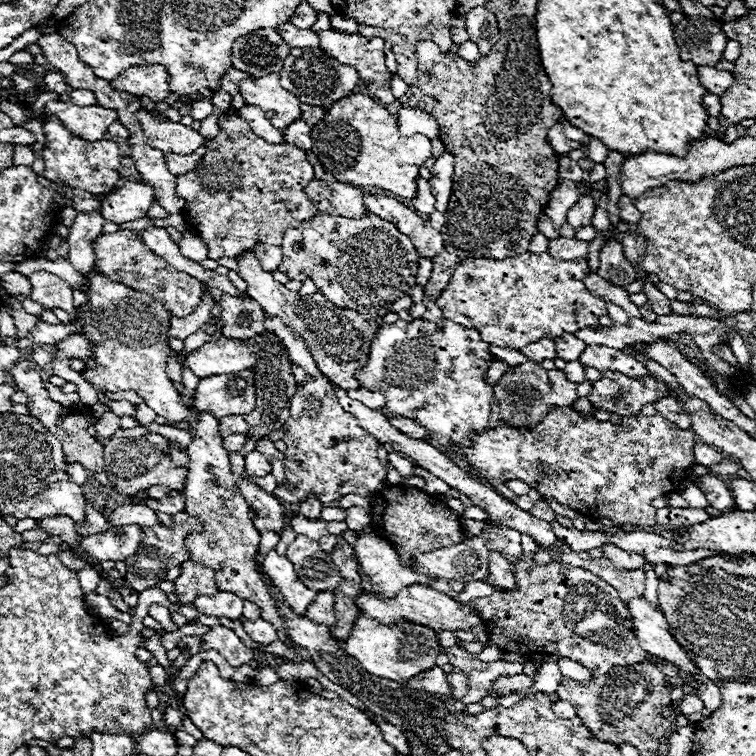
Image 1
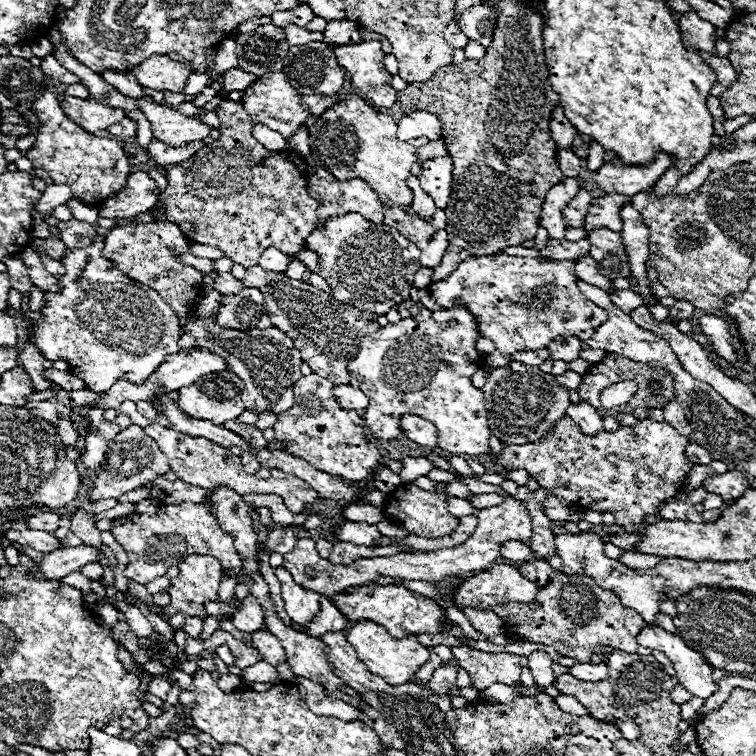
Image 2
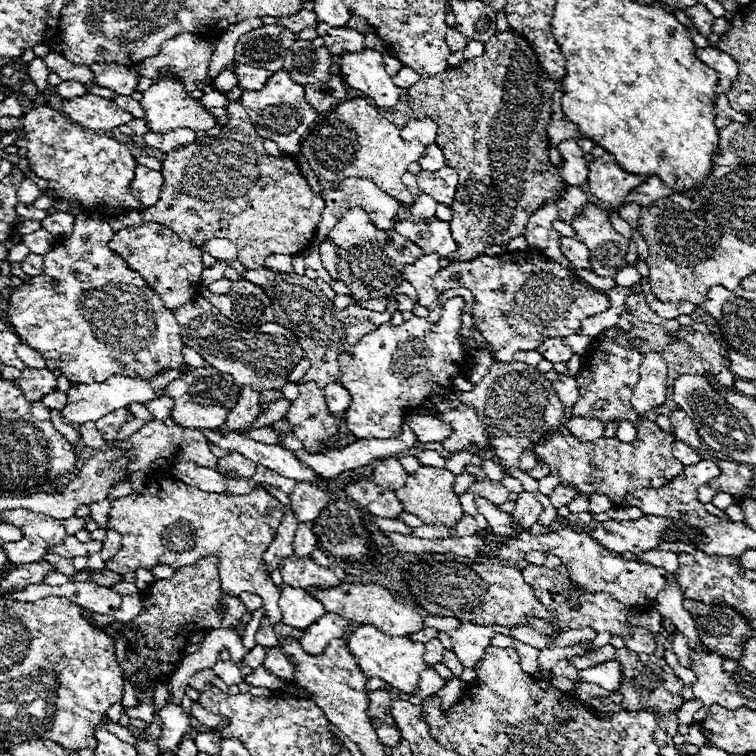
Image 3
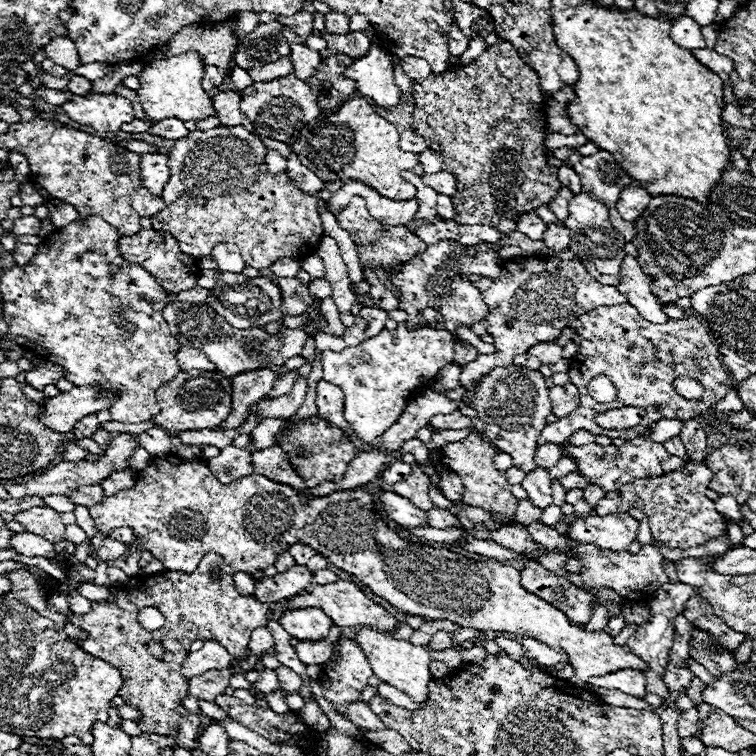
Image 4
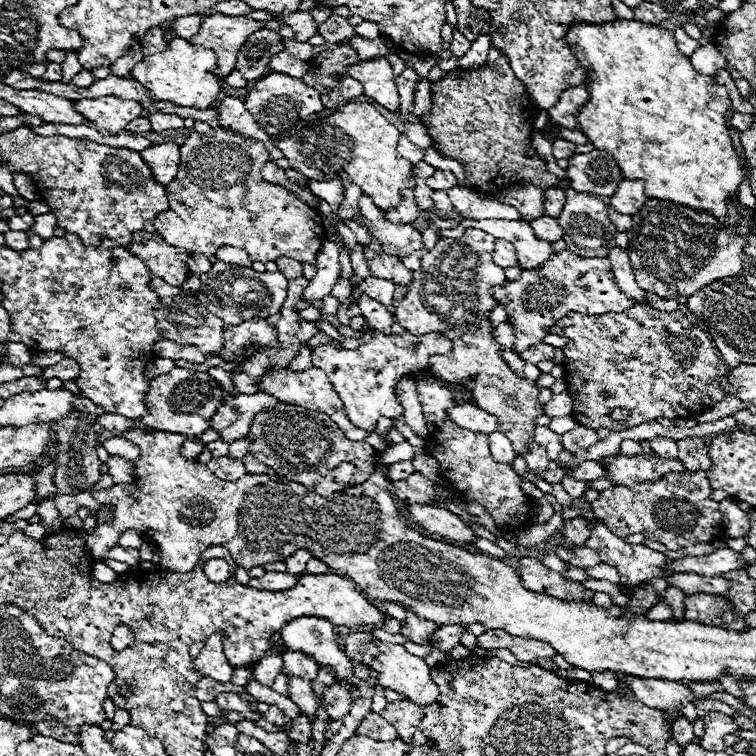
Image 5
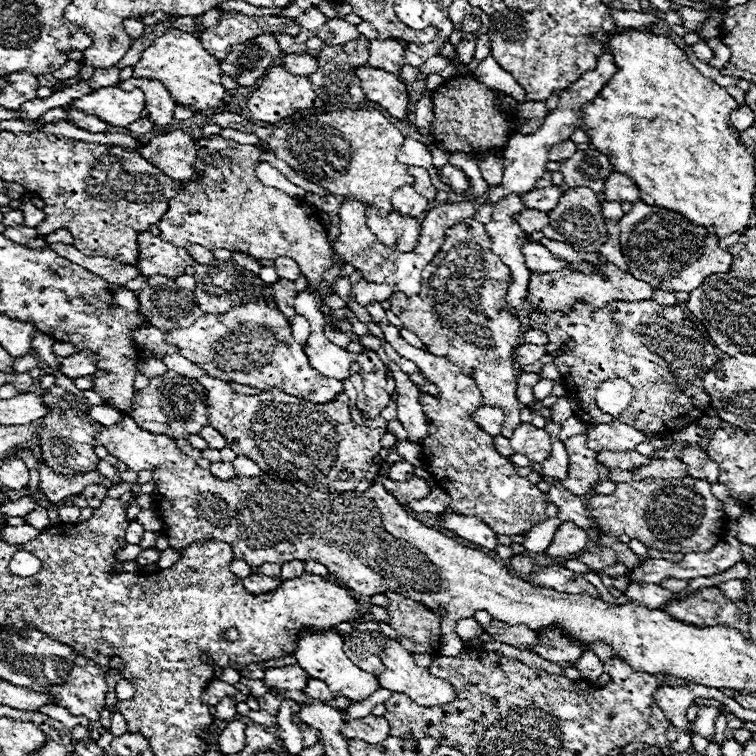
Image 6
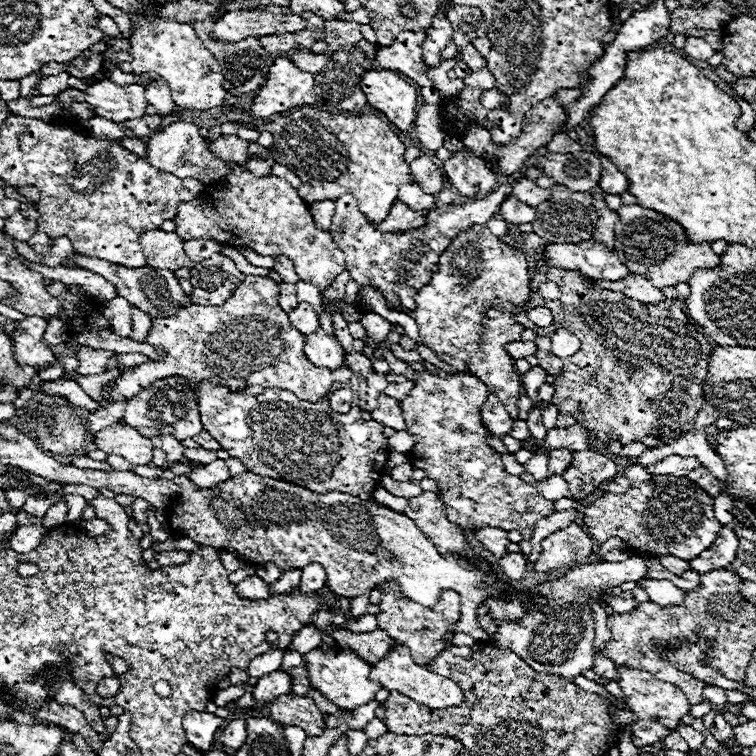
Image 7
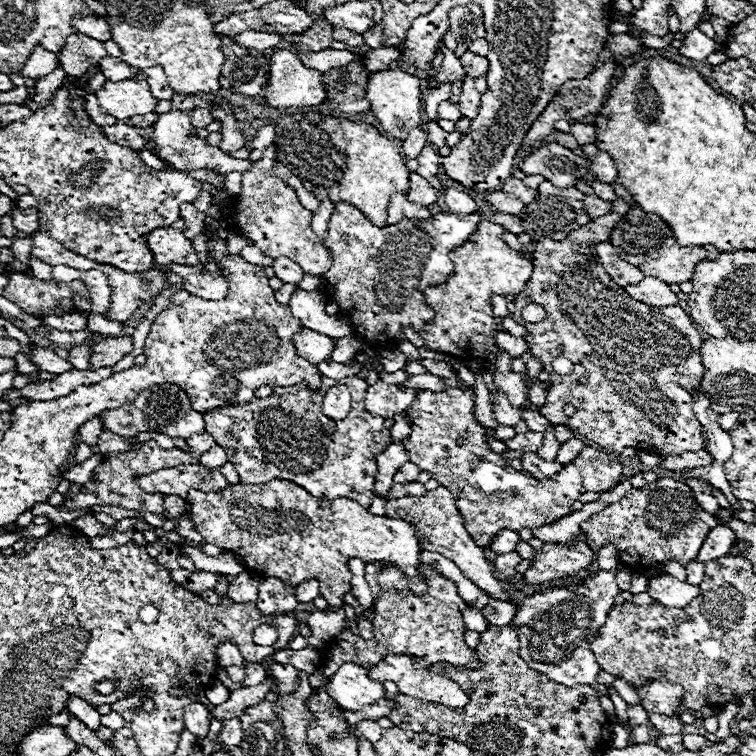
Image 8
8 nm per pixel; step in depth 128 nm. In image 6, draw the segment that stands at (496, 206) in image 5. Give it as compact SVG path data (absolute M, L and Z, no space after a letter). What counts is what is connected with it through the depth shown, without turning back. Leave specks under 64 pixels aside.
M406 136L400 152L398 152L398 162L406 164L406 166L422 166L428 170L432 179L432 184L437 190L446 190L446 192L452 192L451 188L448 188L444 182L440 182L439 171L434 168L432 164L432 156L430 156L430 150L420 144L418 140Z

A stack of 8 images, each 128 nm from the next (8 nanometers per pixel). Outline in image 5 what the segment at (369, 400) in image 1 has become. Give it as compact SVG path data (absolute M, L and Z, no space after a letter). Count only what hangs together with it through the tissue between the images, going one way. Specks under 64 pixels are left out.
M310 366L306 368L304 372L292 372L286 368L280 368L280 370L268 370L256 384L260 390L264 390L266 394L282 400L282 402L288 402L288 404L300 404L300 406L306 406L310 410L320 410L324 414L328 414L330 418L334 418L334 422L338 422L338 426L342 426L346 438L350 440L364 440L368 436L366 430L362 428L356 428L348 416L346 416L346 406L342 402L342 398L338 396L338 392L334 390L334 386L328 382L326 374L322 374L322 370L318 370L316 366Z

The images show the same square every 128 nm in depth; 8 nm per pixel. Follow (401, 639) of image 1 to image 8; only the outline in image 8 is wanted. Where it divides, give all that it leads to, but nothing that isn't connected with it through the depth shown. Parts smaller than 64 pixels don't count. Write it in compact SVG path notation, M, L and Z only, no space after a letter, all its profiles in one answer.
M388 654L384 656L372 670L370 670L370 678L378 680L378 682L394 682L400 690L400 694L406 694L410 698L422 700L422 702L436 702L436 704L444 704L450 708L462 708L468 704L468 696L464 694L464 690L450 678L434 674L430 670L416 670L412 666L412 660L406 658L404 654Z

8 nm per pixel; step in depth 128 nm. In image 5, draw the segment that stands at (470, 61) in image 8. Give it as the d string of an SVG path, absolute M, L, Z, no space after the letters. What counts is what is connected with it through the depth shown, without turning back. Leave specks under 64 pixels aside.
M458 30L454 32L454 38L452 38L452 54L456 56L456 58L462 58L468 50L470 50L470 40L466 40Z

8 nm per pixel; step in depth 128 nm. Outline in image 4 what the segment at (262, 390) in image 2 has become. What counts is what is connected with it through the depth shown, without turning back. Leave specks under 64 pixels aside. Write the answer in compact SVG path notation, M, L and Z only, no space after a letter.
M168 302L162 312L166 322L170 324L172 336L178 340L180 346L202 350L208 356L208 360L216 364L224 376L230 376L230 378L234 374L240 374L242 370L254 370L254 368L272 366L272 364L282 366L288 358L302 352L302 346L306 340L304 330L284 328L282 336L268 336L262 328L248 328L248 330L232 328L208 304Z

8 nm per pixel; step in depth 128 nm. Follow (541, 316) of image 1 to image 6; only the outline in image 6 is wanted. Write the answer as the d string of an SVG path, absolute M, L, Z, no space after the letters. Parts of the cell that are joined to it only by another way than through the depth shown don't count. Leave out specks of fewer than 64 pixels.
M552 242L552 252L558 258L564 260L598 260L598 262L606 262L604 272L600 274L574 274L570 269L564 269L558 272L536 273L531 272L530 284L528 284L528 298L530 304L534 308L542 308L542 310L568 310L576 300L584 300L594 308L602 308L606 302L612 300L642 300L642 298L652 298L654 288L638 278L634 278L630 272L622 272L618 266L610 264L606 258L602 258L602 254L586 254L586 252L578 252L570 246L566 246L564 242Z

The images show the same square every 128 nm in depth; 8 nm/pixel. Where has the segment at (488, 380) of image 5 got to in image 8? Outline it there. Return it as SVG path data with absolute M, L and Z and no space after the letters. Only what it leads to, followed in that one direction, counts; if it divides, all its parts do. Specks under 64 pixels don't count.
M482 220L478 224L478 230L462 244L462 248L456 248L450 252L450 258L456 266L452 278L442 286L428 288L426 302L436 308L436 318L432 324L426 326L426 332L422 332L422 340L438 352L448 352L456 358L487 360L491 351L496 351L498 360L494 362L494 384L500 392L504 392L510 398L512 406L524 406L528 398L528 386L524 382L522 374L514 374L510 370L510 354L502 354L502 350L494 346L494 332L502 330L502 324L494 322L492 306L488 306L488 300L494 294L520 294L526 282L532 274L532 262L528 258L522 258L522 254L516 254L508 244L502 240L502 234L508 232L504 226Z

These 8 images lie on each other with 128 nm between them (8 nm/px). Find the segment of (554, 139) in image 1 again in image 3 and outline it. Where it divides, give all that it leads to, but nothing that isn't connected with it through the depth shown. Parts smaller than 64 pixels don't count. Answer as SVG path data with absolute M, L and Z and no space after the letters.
M556 90L554 98L552 98L552 122L548 126L548 136L550 136L552 146L560 144L562 140L572 140L572 138L580 136L578 128L564 116L562 106L560 106L560 98L562 98L562 90Z

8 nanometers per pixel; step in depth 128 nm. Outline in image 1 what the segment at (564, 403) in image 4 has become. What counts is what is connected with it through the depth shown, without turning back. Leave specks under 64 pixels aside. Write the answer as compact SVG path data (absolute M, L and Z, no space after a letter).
M566 362L566 368L562 370L566 380L574 382L574 384L582 384L584 382L584 368L580 362Z

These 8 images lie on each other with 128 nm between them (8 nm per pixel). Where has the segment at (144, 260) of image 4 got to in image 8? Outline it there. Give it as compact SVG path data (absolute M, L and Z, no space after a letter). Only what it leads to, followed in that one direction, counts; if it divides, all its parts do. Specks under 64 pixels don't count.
M176 228L152 230L148 238L150 250L154 250L154 262L158 266L166 264L198 264L198 254L192 242Z

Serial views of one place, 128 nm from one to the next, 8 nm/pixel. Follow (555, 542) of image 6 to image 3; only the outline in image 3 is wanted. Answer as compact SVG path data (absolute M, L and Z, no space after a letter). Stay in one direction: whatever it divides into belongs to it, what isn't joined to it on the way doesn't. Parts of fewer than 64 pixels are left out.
M642 516L638 520L606 520L596 522L596 526L588 532L596 542L600 542L606 550L612 552L648 552L662 544L660 534L666 528L674 528L670 520L658 516Z

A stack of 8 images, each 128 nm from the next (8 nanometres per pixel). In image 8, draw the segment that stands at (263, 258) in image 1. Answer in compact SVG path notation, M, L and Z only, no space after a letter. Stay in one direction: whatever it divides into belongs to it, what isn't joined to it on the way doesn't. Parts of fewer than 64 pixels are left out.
M276 258L272 268L276 272L276 278L280 278L282 282L298 284L304 278L304 270L294 260L290 260L290 258Z

